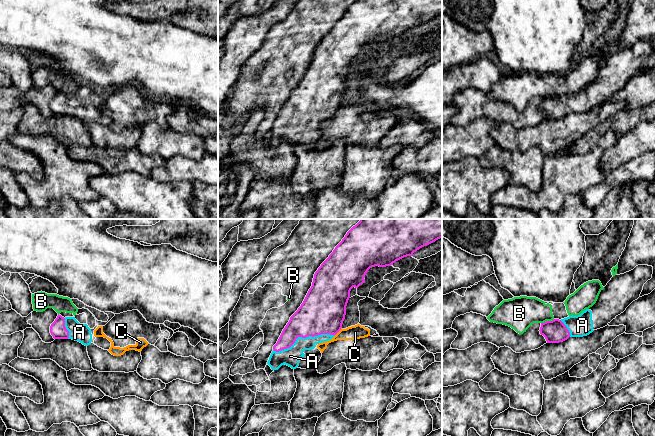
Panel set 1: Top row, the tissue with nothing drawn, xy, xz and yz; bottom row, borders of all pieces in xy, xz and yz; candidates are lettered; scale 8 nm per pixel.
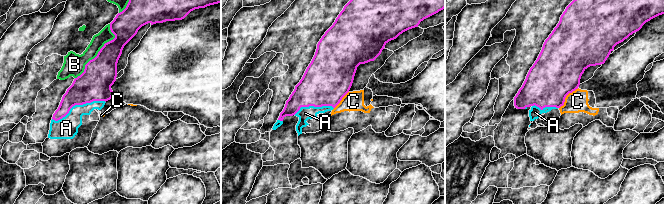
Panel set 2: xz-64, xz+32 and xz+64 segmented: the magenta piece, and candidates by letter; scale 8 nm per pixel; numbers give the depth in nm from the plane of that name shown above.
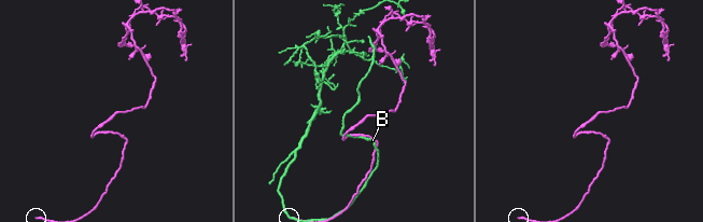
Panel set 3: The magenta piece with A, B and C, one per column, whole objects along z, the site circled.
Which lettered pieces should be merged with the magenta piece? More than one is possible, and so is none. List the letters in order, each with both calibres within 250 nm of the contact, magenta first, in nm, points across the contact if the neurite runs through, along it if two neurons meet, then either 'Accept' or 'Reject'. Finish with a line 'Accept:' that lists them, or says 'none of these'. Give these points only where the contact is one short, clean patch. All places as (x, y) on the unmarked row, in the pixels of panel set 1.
A: Thickness 340 nm (magenta) against 140 nm. Accept
B: Thickness 180 nm (magenta) against 260 nm. Reject
C: Thickness 360 nm (magenta) against 110 nm. Boundary: xz (341, 103), (335, 111). Reject
Accept: A

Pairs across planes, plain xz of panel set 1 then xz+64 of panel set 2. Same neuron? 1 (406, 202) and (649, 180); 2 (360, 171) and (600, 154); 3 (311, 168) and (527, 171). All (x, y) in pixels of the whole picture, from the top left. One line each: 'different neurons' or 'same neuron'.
1: same neuron
2: same neuron
3: different neurons

